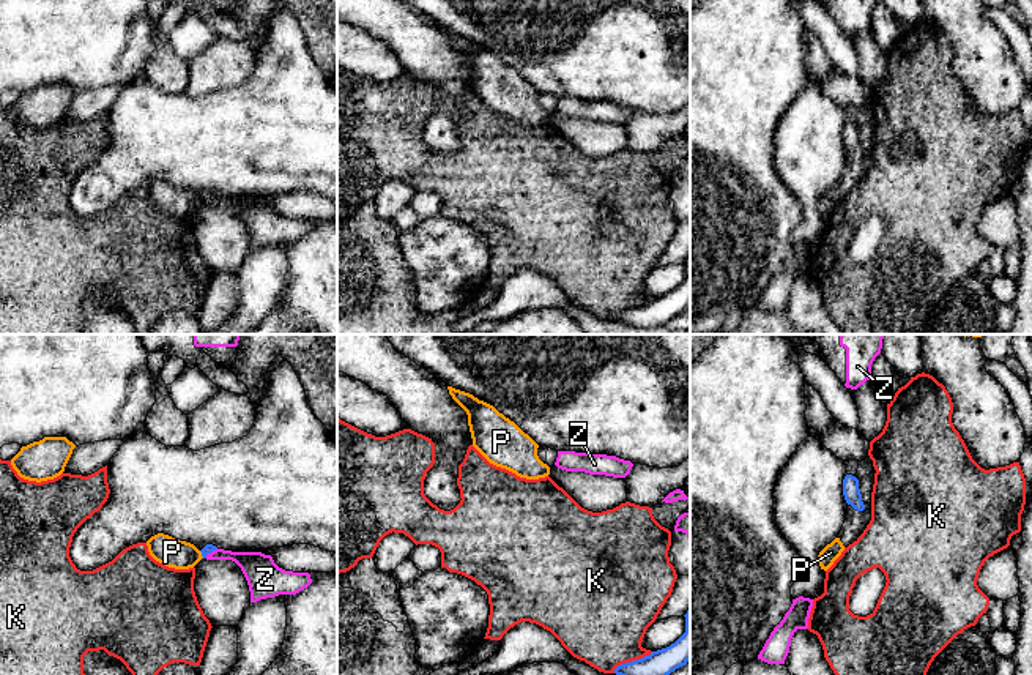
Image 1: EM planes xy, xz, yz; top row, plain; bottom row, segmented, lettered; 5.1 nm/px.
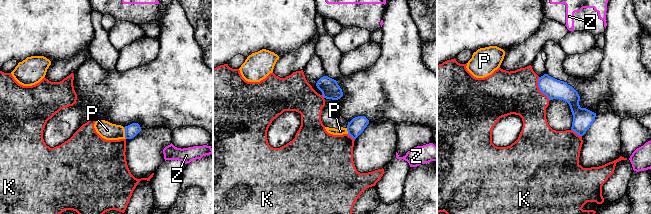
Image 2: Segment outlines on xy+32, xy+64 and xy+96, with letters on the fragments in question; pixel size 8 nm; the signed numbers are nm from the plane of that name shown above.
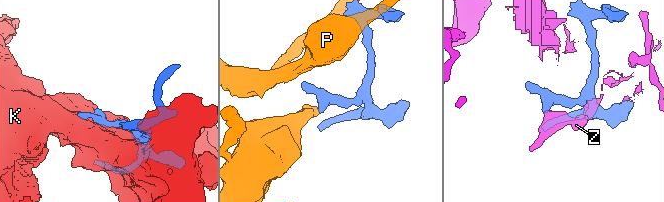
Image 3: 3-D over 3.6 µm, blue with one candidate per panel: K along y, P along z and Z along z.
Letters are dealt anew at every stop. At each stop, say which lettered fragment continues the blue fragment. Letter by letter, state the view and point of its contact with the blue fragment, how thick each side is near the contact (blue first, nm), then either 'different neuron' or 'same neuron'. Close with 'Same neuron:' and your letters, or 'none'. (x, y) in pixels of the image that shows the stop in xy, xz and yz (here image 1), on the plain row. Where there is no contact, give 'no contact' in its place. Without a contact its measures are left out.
K: contact xz (632, 308); calibres 140 and 440 nm; different neuron
P: contact xy (202, 201); calibres 50 and 150 nm; different neuron
Z: contact xy (210, 199); calibres 50 and 150 nm; different neuron
Same neuron: none

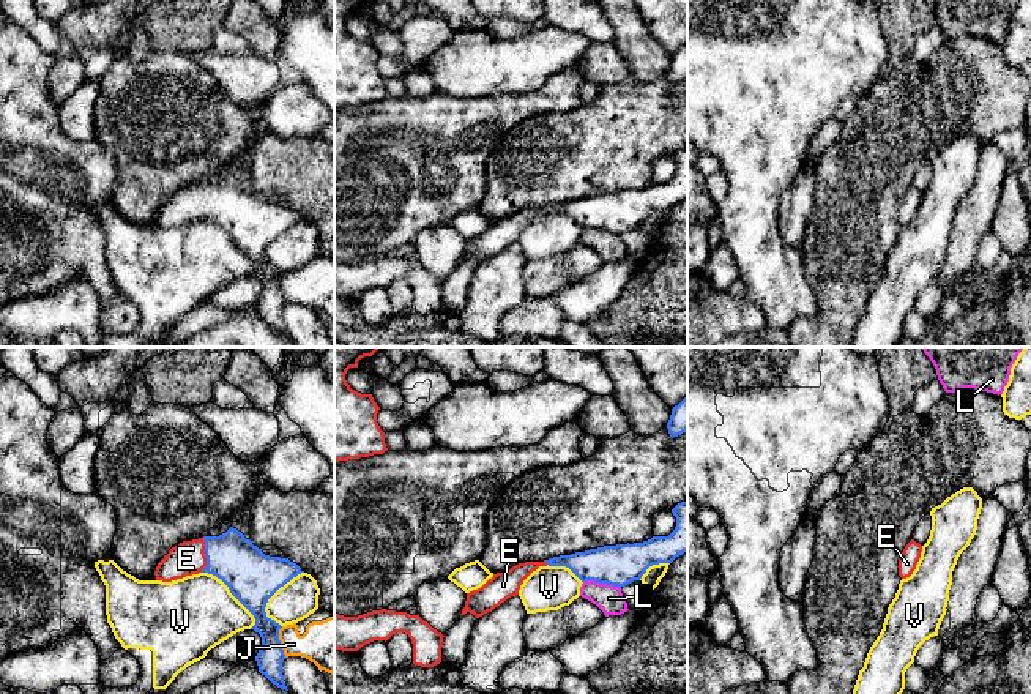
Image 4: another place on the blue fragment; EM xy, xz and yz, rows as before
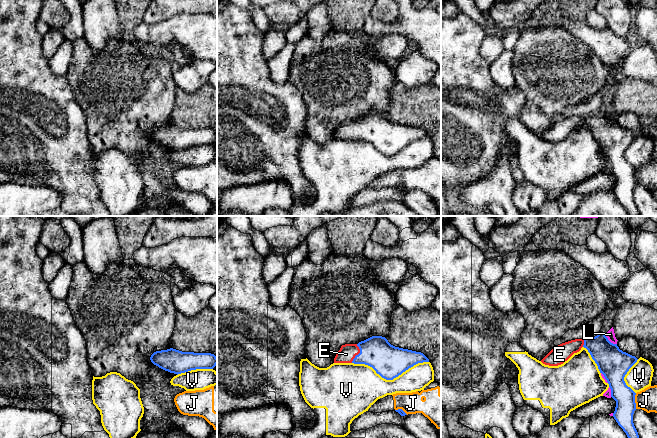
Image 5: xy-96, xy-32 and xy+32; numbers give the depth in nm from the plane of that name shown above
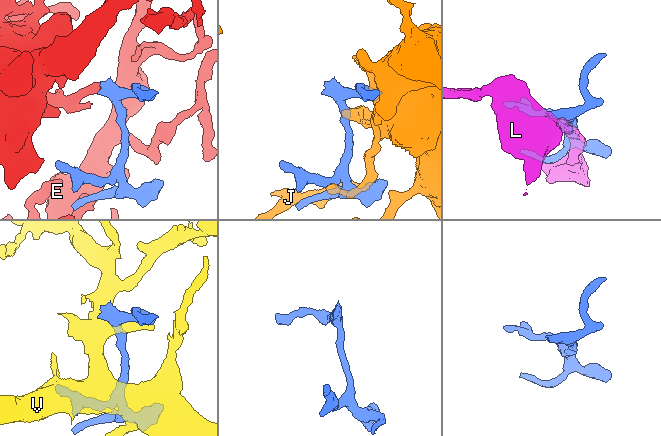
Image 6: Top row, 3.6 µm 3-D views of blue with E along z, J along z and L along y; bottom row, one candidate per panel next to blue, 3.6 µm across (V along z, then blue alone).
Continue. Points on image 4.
E: contact xy (205, 202); calibres 260 and 170 nm; same neuron
J: contact xy (279, 289); calibres 140 and 240 nm; different neuron
L: contact xz (602, 229); calibres 220 and 140 nm; different neuron
V: contact xy (232, 240); calibres 280 and 400 nm; different neuron
Same neuron: E

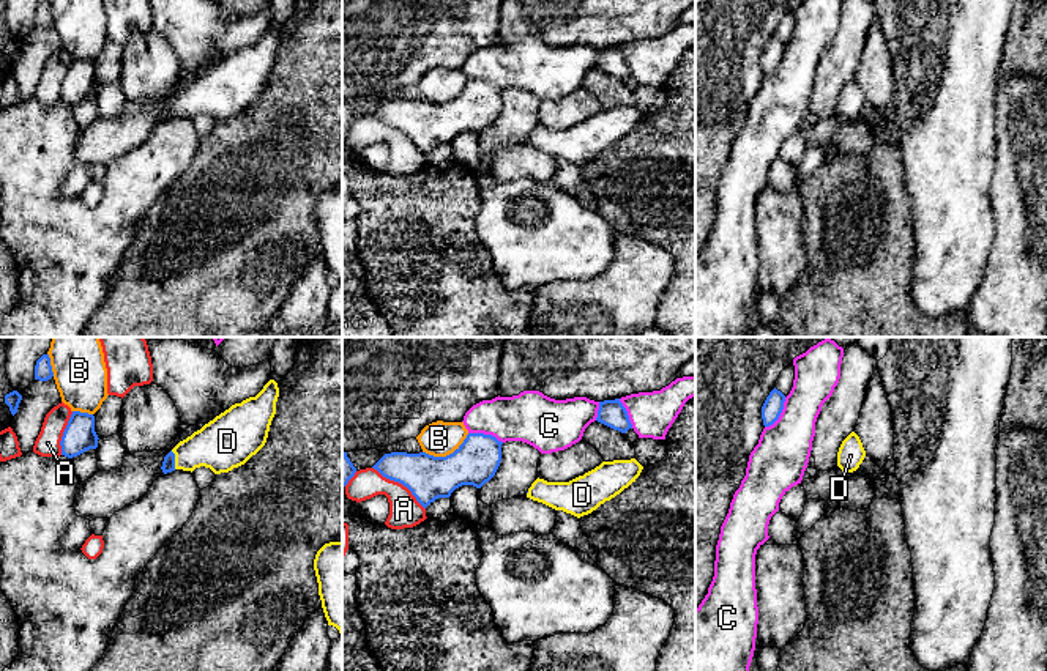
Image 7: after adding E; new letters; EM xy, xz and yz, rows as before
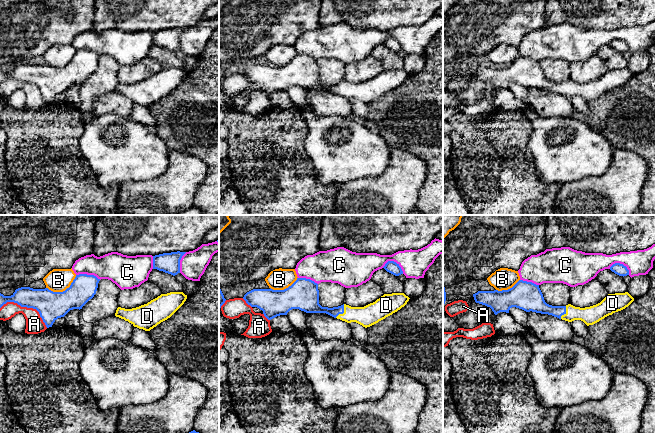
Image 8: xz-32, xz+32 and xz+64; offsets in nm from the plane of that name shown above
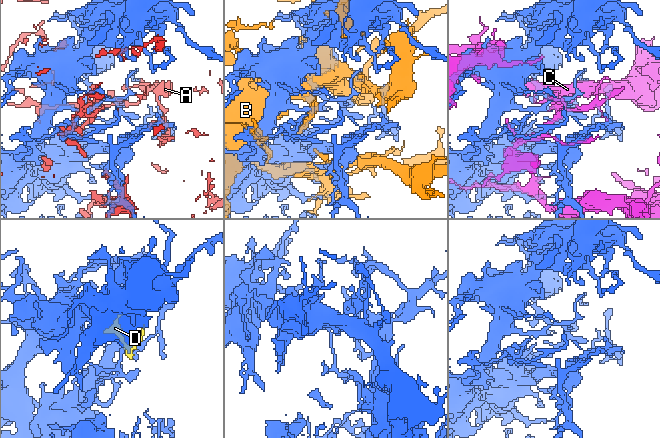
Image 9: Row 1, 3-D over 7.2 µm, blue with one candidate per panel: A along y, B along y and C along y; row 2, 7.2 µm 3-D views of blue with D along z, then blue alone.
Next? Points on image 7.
A: contact xz (401, 129); calibres 220 and 160 nm; different neuron
B: contact xz (447, 103); calibres 220 and 180 nm; different neuron
C: contact yz (779, 62); calibres 100 and 280 nm; different neuron
D: contact xy (174, 107); calibres 60 and 260 nm; same neuron
Same neuron: D

